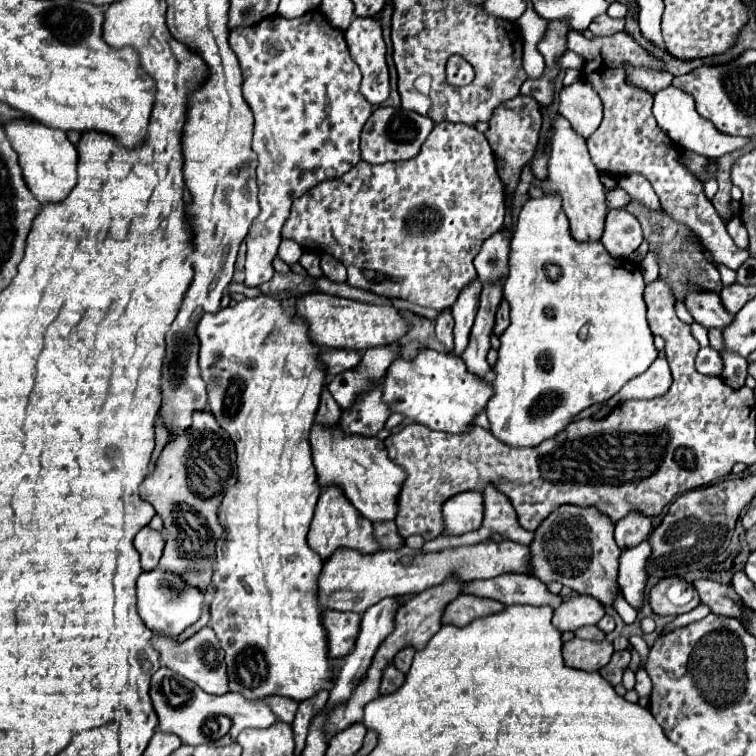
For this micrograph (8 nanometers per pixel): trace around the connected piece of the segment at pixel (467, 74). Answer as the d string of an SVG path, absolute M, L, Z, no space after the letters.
M453 55L447 61L447 83L460 87L473 81L475 72L469 61L465 61L461 55Z

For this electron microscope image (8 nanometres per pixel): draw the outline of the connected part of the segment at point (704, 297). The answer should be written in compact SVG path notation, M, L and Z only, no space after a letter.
M687 285L687 297L685 297L685 307L691 313L691 317L701 323L703 327L711 329L723 329L731 323L733 315L727 313L721 305L721 299L713 291L703 291L697 285Z

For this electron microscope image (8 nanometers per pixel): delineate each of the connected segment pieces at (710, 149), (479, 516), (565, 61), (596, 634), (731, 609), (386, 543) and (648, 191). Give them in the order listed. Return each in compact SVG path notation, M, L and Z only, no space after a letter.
M672 85L655 93L653 115L659 123L659 127L673 139L675 145L679 145L681 149L693 151L697 155L709 157L709 159L721 157L749 145L749 139L745 139L745 137L731 137L727 133L717 133L715 125L711 125L711 121L703 119L697 113L693 97Z
M463 491L443 503L443 525L445 535L463 535L479 529L483 521L483 493Z
M565 51L561 57L559 57L559 69L569 69L569 67L573 67L573 69L581 69L581 65L583 65L583 61L573 53L573 51Z
M581 627L575 631L575 637L579 639L589 639L589 641L603 641L605 639L605 633L599 629L599 627Z
M697 579L693 581L693 587L697 589L701 603L707 605L713 613L741 619L743 603L739 595L731 589L731 585L723 585L711 579Z
M381 521L373 525L375 529L375 541L381 545L381 549L401 549L405 545L405 539L399 539L395 521Z
M631 173L627 177L623 177L619 181L619 187L623 187L631 199L639 201L641 205L645 205L647 209L659 209L661 211L661 205L659 205L659 197L655 197L655 191L651 189L651 183L643 177L643 175L637 175L637 173Z

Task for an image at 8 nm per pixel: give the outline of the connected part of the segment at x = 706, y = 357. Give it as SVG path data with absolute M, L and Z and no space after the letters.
M705 347L697 353L697 359L695 359L695 367L699 373L703 375L713 375L713 377L719 377L723 373L723 359L721 355L713 349L713 347Z

